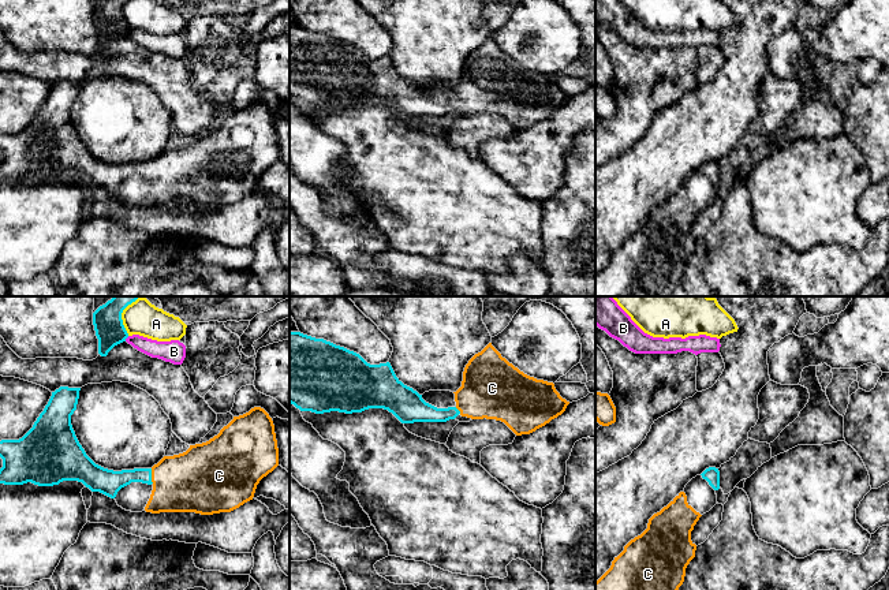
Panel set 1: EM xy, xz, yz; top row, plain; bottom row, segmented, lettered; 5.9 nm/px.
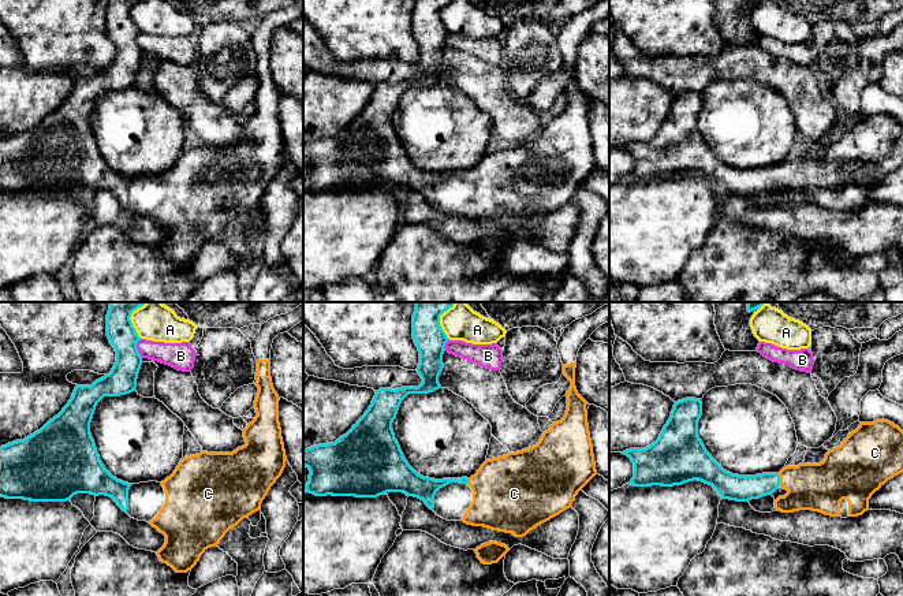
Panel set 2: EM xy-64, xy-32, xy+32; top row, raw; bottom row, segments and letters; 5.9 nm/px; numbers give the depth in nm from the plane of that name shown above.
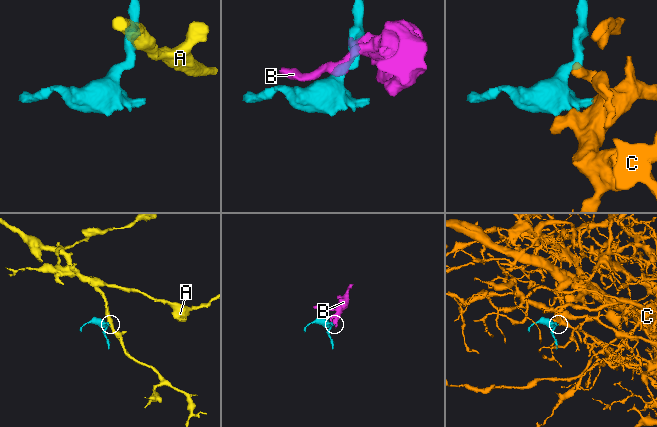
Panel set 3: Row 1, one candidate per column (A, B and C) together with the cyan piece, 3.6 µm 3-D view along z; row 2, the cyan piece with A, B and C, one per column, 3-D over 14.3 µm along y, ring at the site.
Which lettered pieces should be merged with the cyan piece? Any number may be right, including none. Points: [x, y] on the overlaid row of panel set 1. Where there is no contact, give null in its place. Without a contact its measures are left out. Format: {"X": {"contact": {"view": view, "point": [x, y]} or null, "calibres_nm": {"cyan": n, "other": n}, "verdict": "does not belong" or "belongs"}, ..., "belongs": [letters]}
{"A": {"contact": {"view": "xy", "point": [120, 314]}, "calibres_nm": {"cyan": 170, "other": 200}, "verdict": "does not belong"}, "B": {"contact": {"view": "xy", "point": [126, 338]}, "calibres_nm": {"cyan": 170, "other": 110}, "verdict": "does not belong"}, "C": {"contact": {"view": "xy", "point": [150, 475]}, "calibres_nm": {"cyan": 150, "other": 360}, "verdict": "belongs"}, "belongs": ["C"]}

